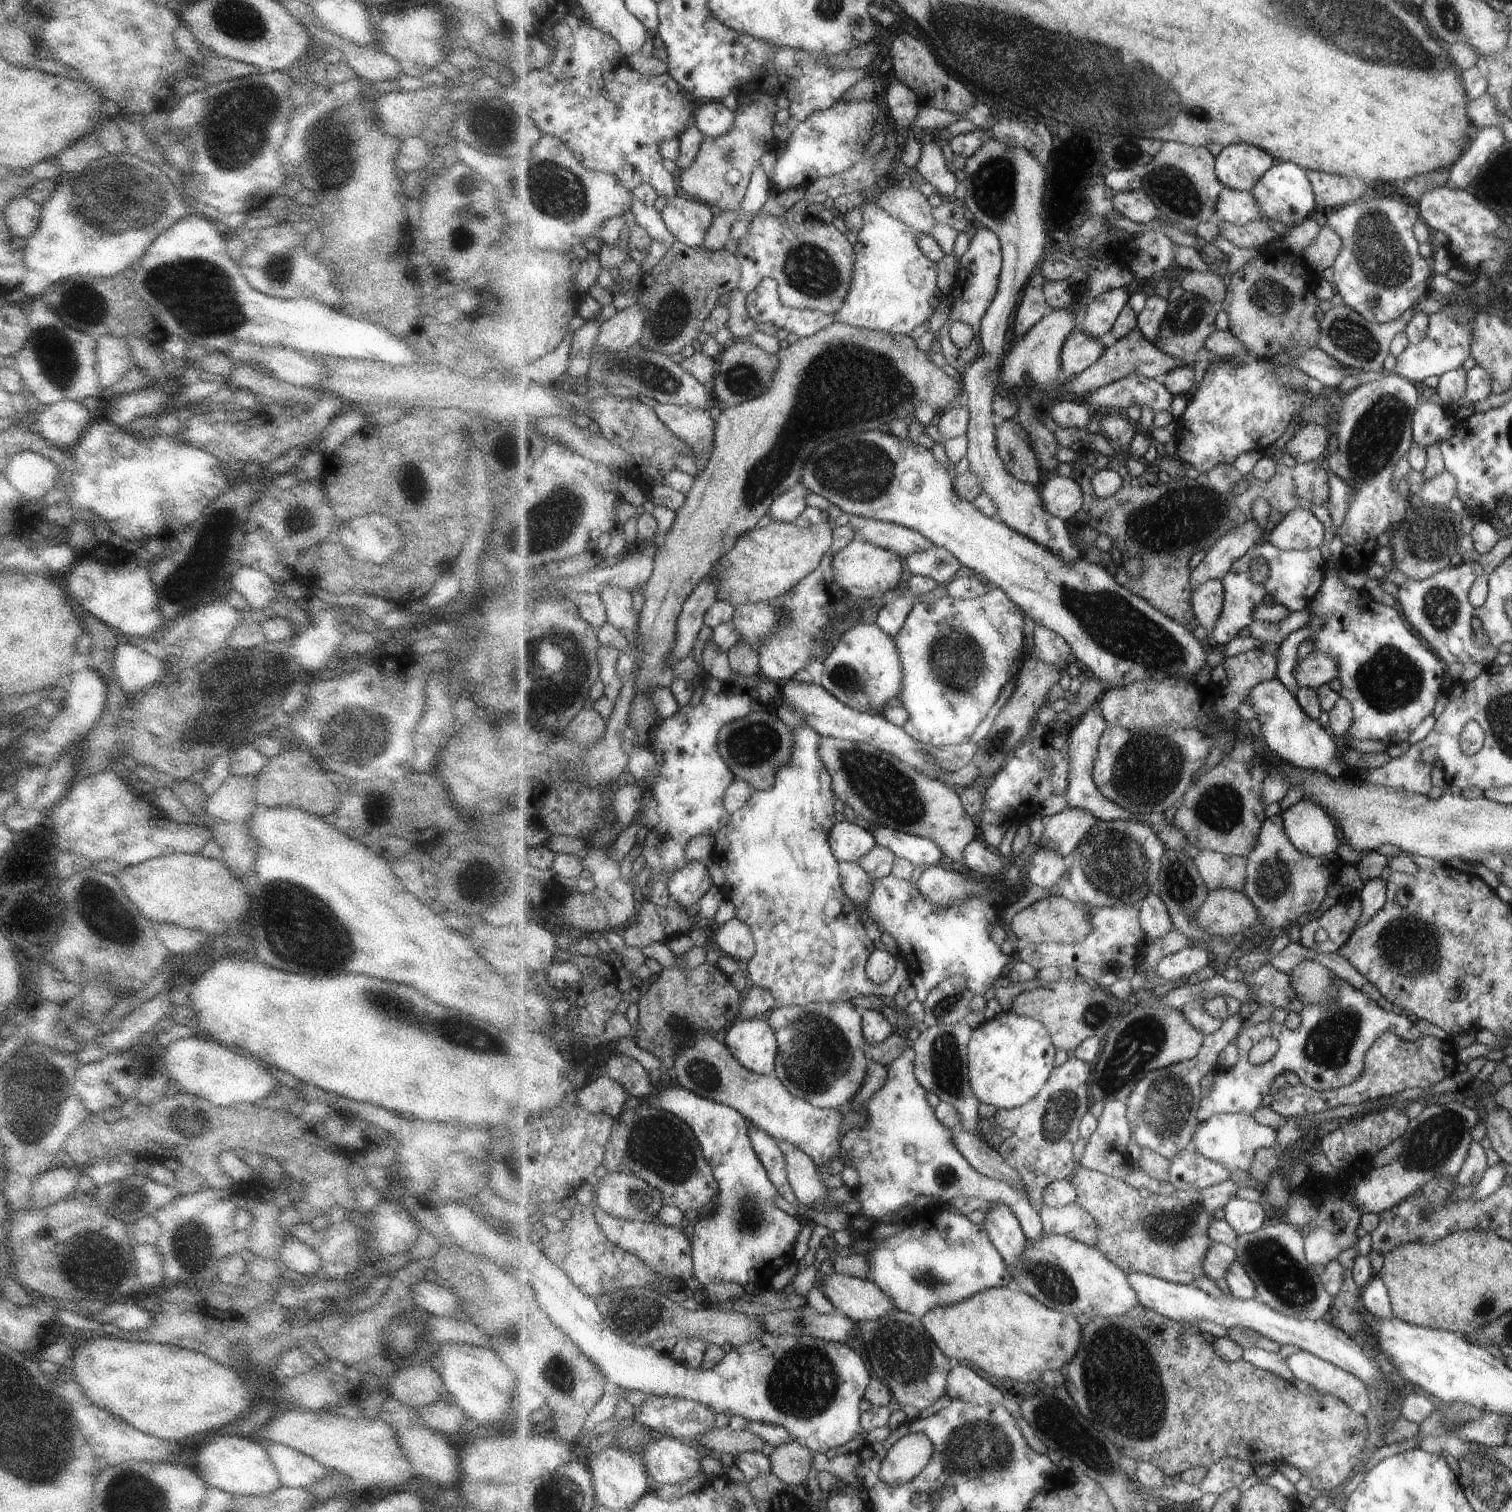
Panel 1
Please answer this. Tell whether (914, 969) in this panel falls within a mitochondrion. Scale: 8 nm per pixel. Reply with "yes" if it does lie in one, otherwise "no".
no

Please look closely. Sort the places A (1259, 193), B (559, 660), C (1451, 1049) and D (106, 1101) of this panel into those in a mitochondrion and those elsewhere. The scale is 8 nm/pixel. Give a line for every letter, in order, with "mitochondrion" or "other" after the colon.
A: other
B: mitochondrion
C: other
D: other

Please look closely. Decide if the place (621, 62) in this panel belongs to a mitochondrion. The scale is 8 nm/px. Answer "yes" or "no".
no

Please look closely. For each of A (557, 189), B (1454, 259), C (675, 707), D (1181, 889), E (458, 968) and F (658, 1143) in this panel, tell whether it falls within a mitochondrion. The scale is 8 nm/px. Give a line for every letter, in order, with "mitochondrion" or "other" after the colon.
A: mitochondrion
B: other
C: other
D: mitochondrion
E: other
F: mitochondrion

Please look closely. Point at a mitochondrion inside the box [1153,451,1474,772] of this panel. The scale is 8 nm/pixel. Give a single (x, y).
(1389, 680)

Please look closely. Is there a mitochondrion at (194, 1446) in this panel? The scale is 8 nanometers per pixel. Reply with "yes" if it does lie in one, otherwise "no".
no

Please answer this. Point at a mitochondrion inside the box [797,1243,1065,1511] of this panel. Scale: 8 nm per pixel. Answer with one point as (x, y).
(980, 1451)

